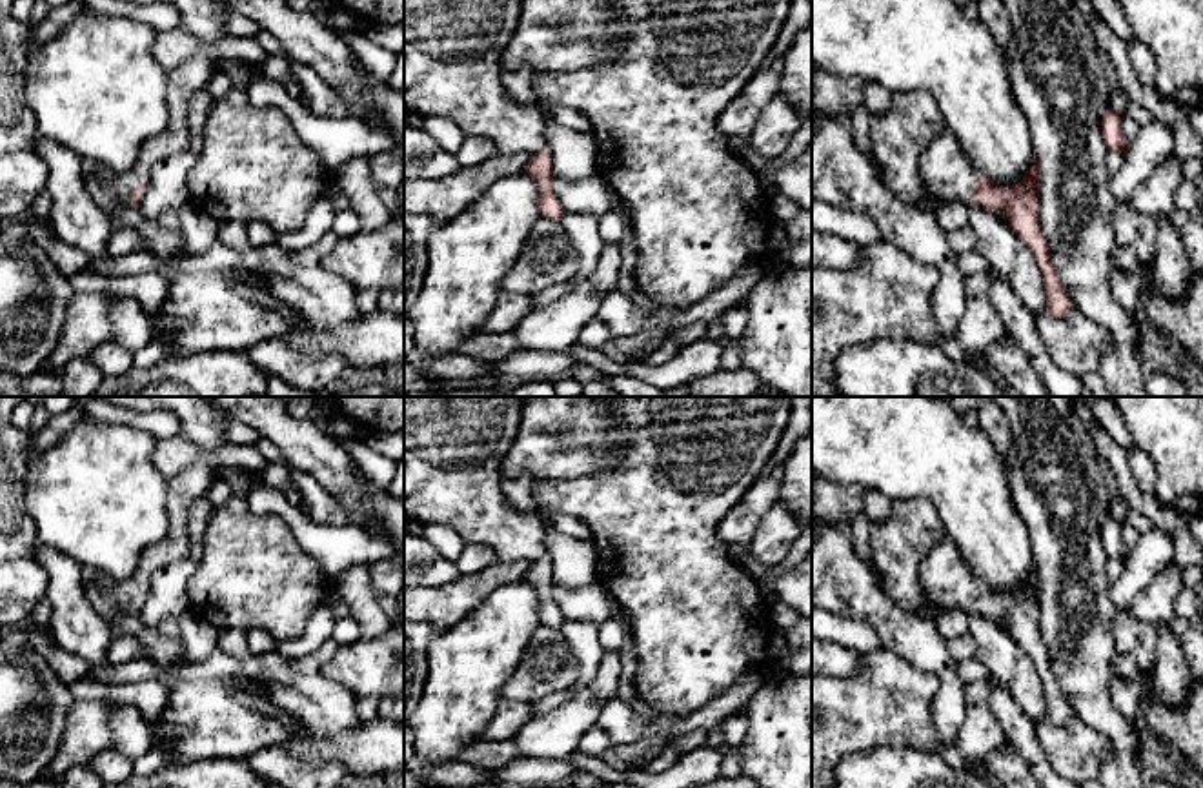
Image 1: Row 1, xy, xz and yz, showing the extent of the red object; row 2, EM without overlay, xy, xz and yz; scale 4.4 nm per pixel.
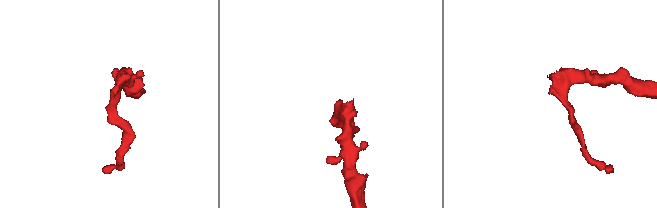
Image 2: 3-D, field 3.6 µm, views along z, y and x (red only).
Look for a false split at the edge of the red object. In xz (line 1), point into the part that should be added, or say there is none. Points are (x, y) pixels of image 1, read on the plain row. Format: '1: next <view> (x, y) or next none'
1: next xz (454, 446)

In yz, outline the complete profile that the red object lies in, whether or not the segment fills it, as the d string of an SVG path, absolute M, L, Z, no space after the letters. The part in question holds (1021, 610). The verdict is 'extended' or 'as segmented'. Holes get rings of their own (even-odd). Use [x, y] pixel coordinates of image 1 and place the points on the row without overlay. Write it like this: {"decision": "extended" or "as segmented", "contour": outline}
{"decision": "extended", "contour": "M945 537L925 553L919 564L919 581L937 611L963 610L983 613L992 621L1003 619L1010 626L1012 639L1034 661L1043 681L1046 721L1065 726L1074 717L1039 633L1041 579L1036 562L1030 579L1017 593L999 593L974 577L957 546Z"}

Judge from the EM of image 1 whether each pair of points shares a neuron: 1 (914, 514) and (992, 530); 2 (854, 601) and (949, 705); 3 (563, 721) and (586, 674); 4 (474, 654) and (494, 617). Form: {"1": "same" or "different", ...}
{"1": "different", "2": "same", "3": "different", "4": "same"}

